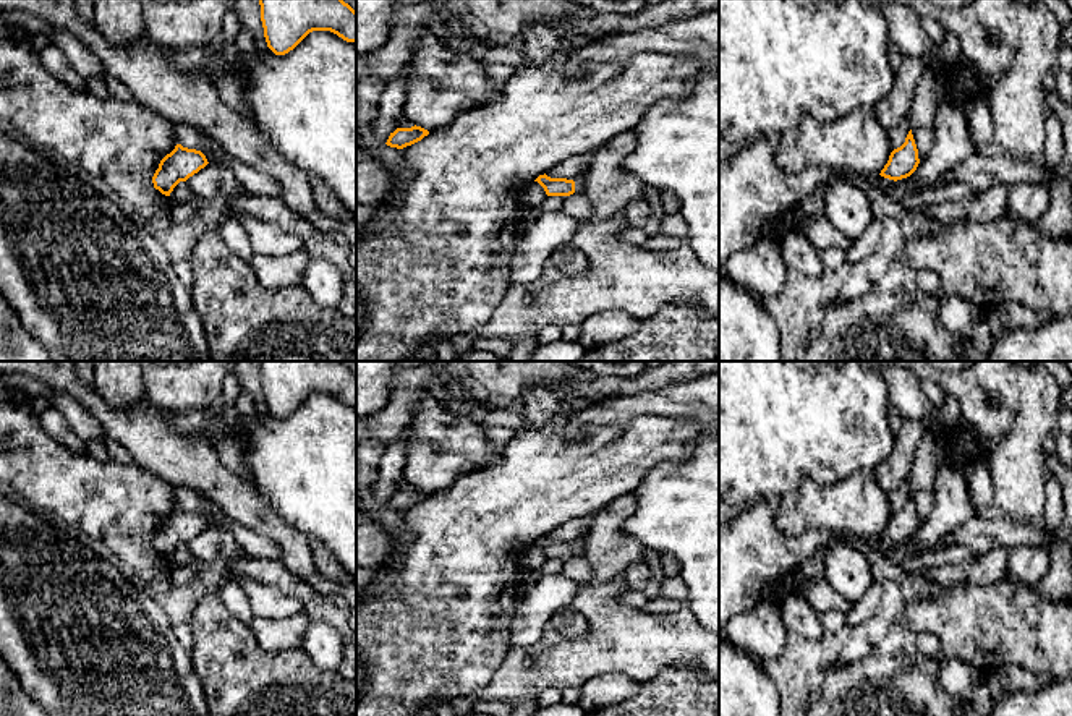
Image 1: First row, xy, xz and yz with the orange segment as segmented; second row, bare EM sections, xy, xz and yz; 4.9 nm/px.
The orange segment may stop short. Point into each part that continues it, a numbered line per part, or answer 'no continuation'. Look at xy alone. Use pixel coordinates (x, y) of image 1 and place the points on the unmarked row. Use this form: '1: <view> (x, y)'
no continuation

